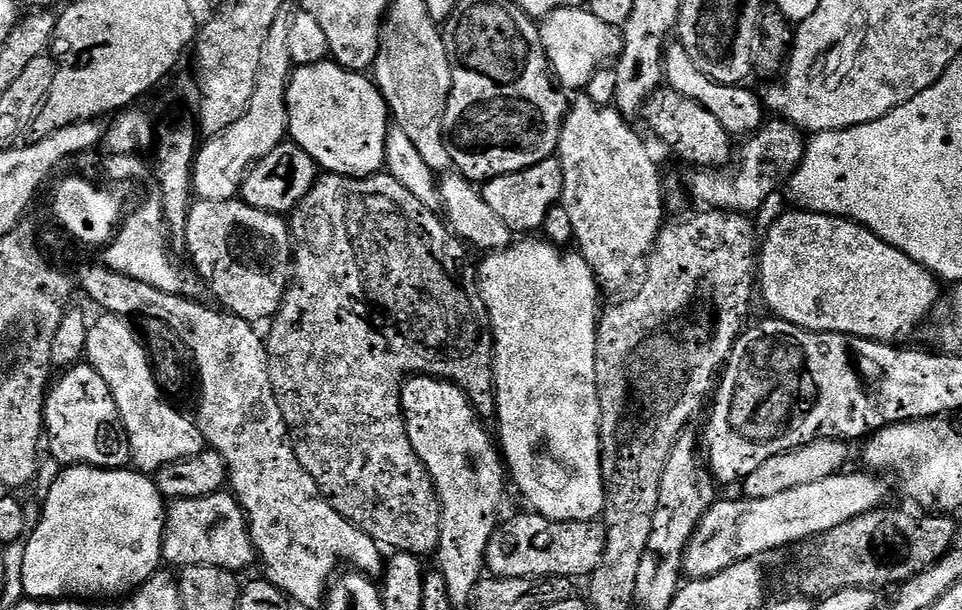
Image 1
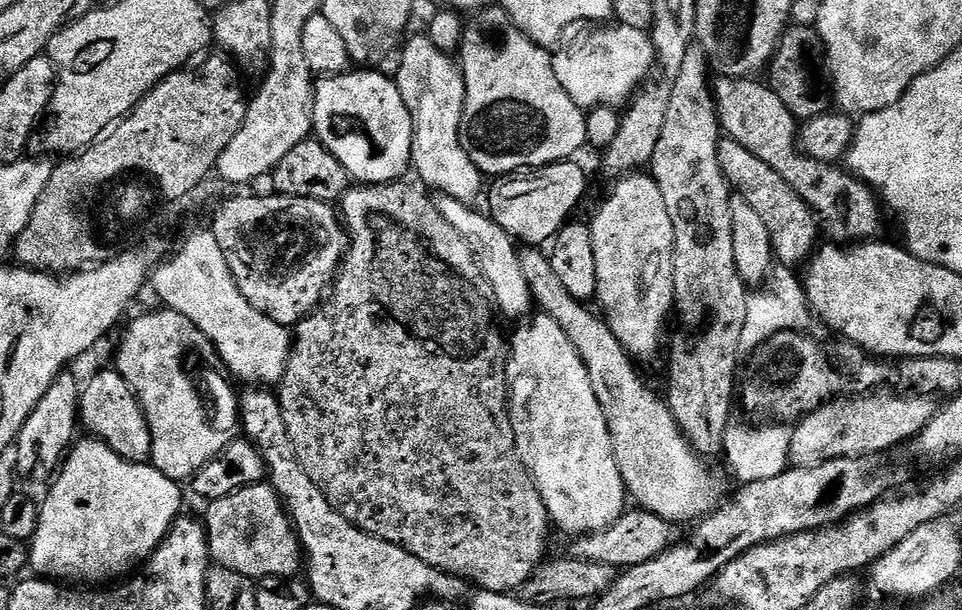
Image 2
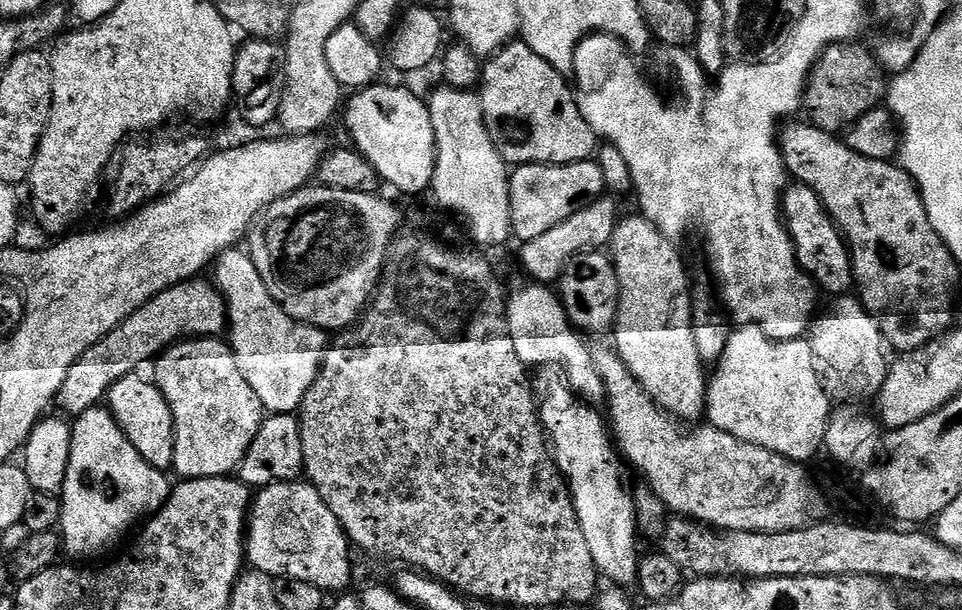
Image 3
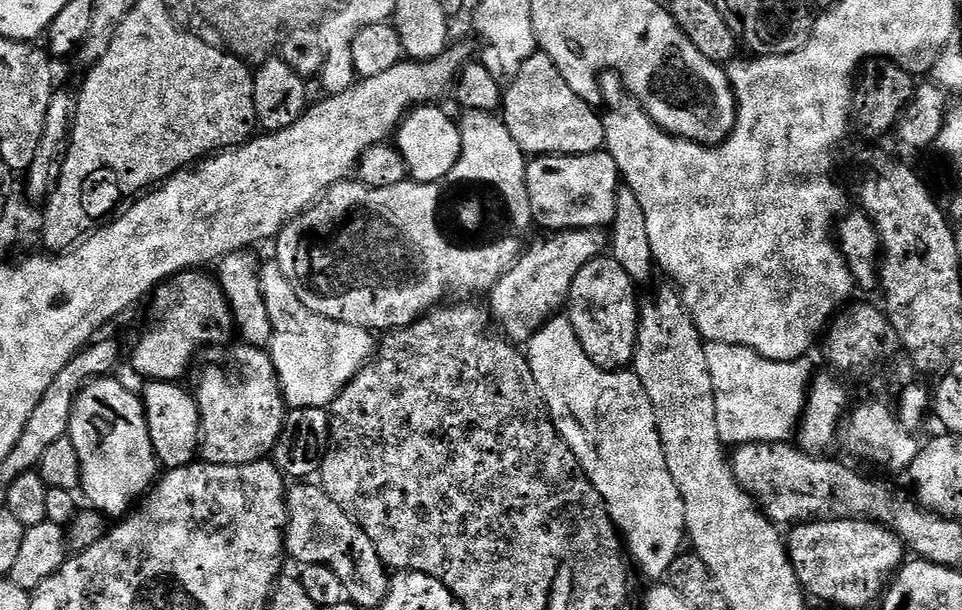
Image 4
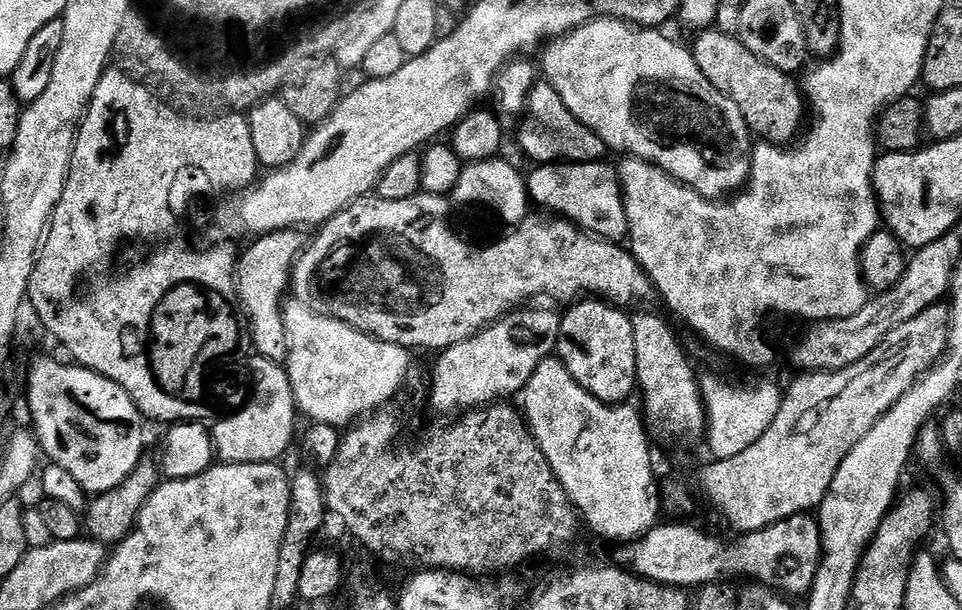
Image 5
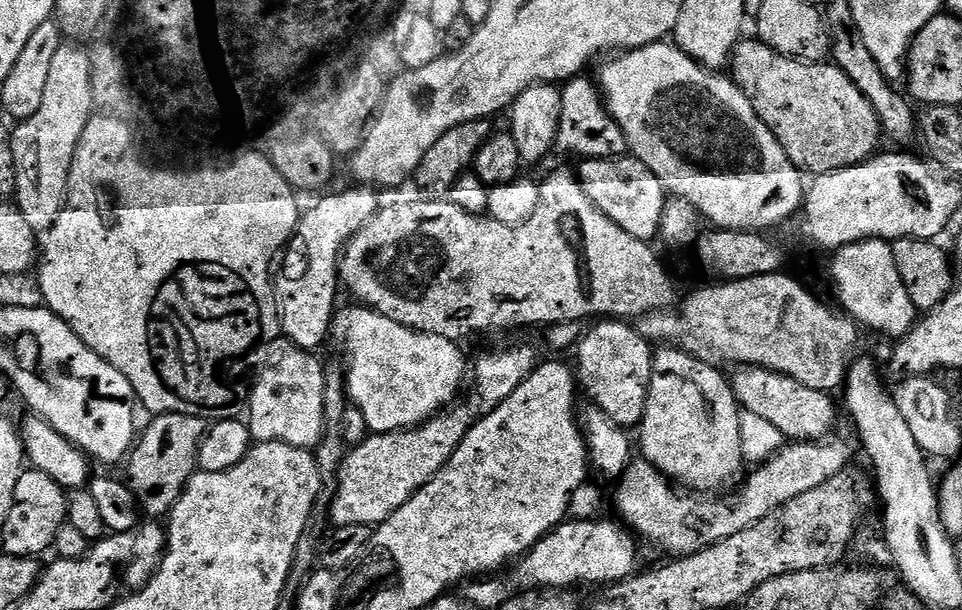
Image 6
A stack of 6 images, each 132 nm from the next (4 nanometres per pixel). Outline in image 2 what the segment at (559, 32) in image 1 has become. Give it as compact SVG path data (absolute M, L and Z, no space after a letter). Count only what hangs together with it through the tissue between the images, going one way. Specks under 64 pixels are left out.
M621 24L601 28L604 29L594 33L585 44L580 44L569 52L557 51L552 57L554 74L558 74L562 90L566 90L572 101L585 110L627 105L636 95L638 86L649 79L648 71L656 64L656 51L648 32Z

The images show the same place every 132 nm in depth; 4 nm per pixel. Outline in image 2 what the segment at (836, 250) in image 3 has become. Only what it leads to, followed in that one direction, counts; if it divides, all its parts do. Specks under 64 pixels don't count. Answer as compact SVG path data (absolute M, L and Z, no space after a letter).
M727 138L721 139L718 156L724 176L733 191L738 196L740 194L739 199L754 210L765 226L775 259L791 268L798 267L802 261L805 263L815 251L816 238L820 235L820 226L812 208L776 170L754 157L744 146Z

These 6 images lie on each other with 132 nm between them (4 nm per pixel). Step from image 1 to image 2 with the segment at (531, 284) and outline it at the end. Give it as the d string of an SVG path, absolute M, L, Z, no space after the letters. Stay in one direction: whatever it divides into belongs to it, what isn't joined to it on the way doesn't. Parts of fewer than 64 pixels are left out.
M536 315L520 326L525 328L518 329L516 337L511 337L508 357L509 373L516 375L517 372L522 379L533 384L532 397L528 400L528 452L526 448L532 483L546 506L549 521L555 527L557 524L562 531L571 534L600 532L626 511L626 489L614 458L606 414L598 402L598 394L594 394L588 365L578 354L574 342L570 342L566 330L562 330L553 316Z

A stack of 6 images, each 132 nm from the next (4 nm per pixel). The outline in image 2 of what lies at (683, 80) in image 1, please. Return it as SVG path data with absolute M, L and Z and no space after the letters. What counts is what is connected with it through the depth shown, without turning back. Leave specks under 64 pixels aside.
M720 76L714 84L716 112L723 135L766 162L812 208L823 231L840 242L868 242L880 232L882 204L875 192L843 167L823 164L805 156L797 147L798 121L767 83L756 78Z

